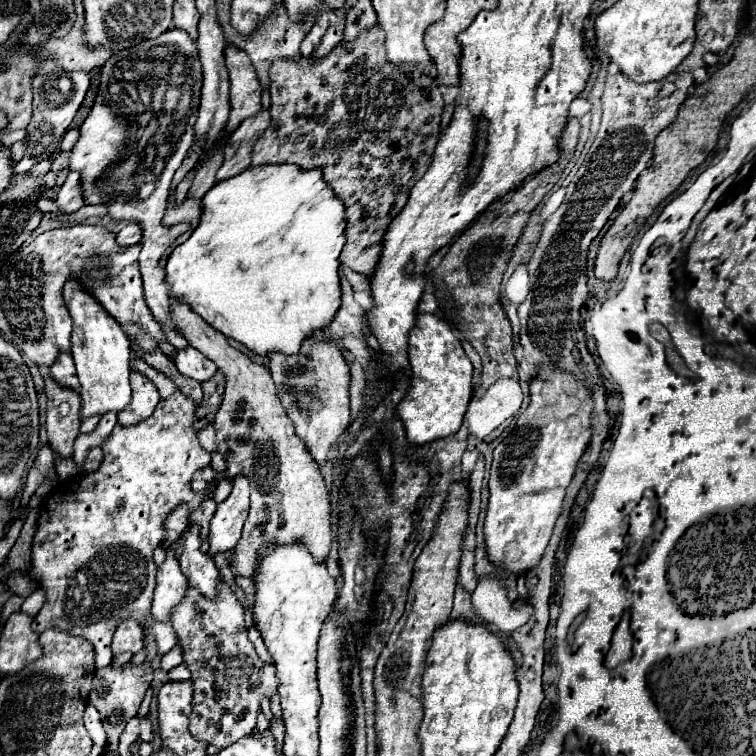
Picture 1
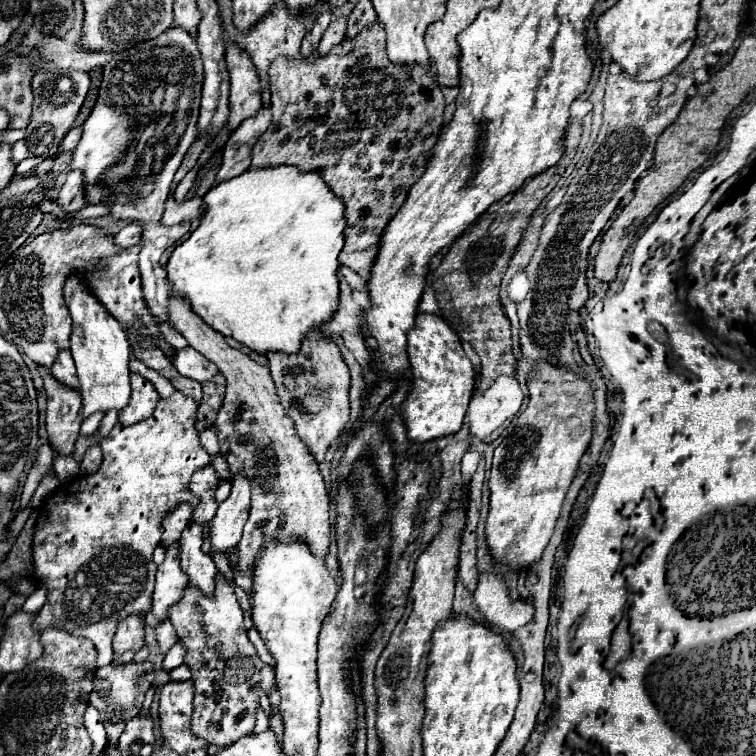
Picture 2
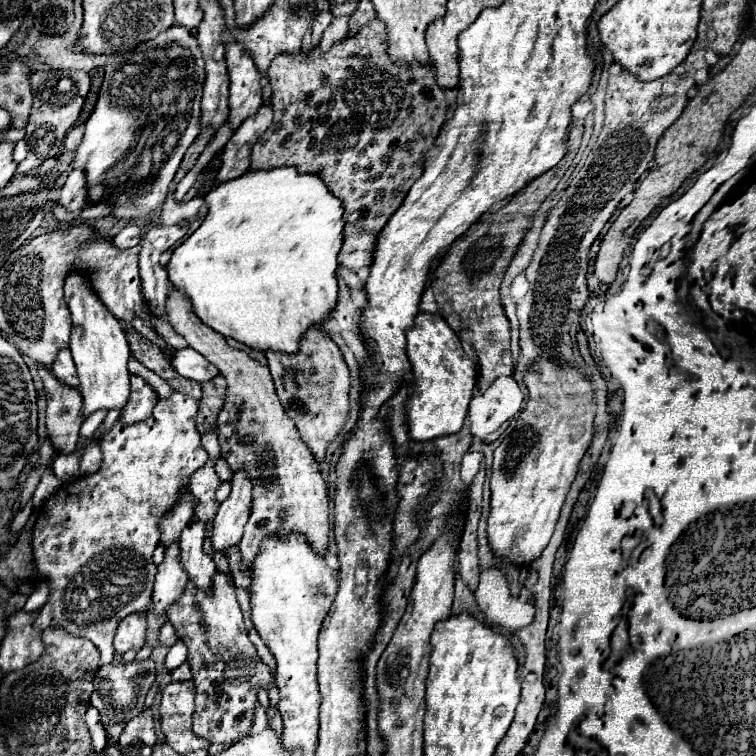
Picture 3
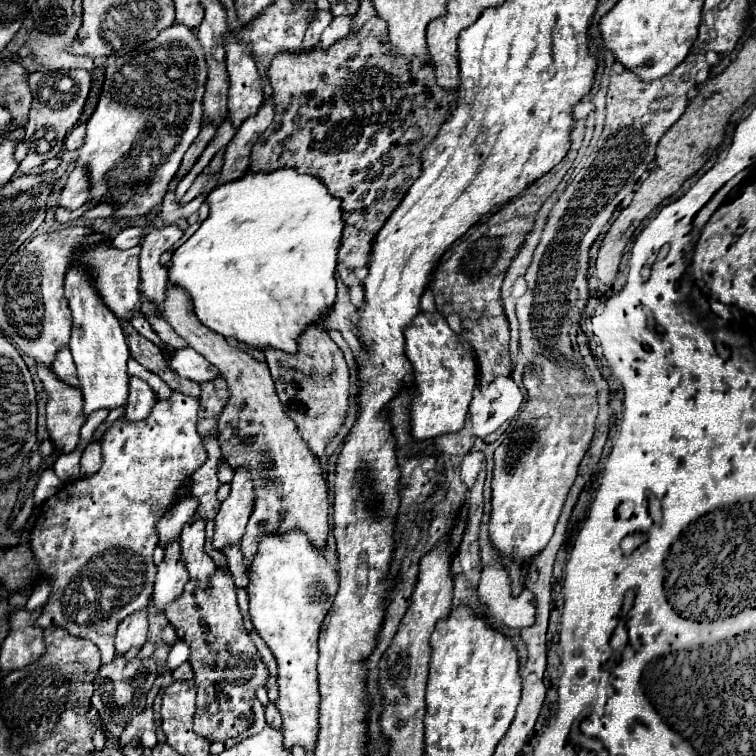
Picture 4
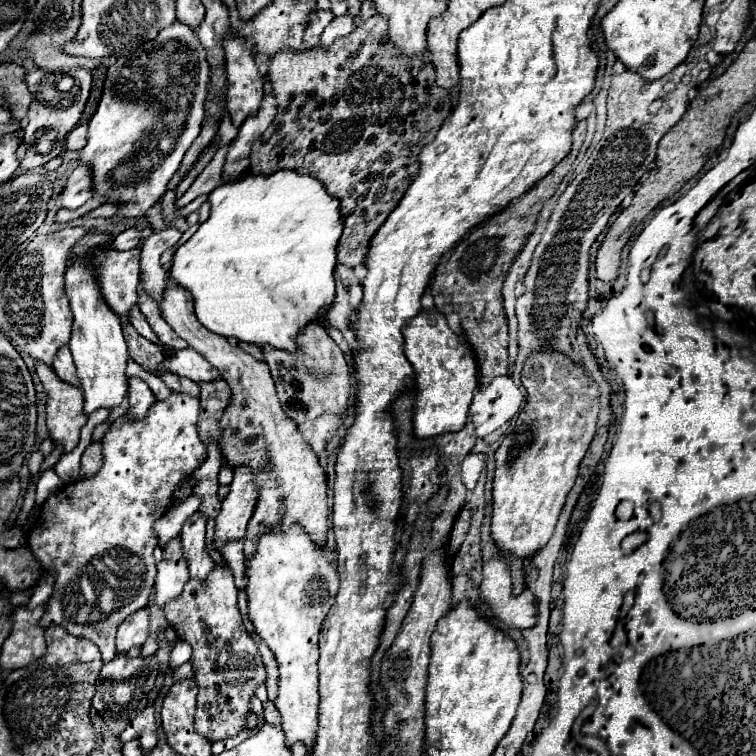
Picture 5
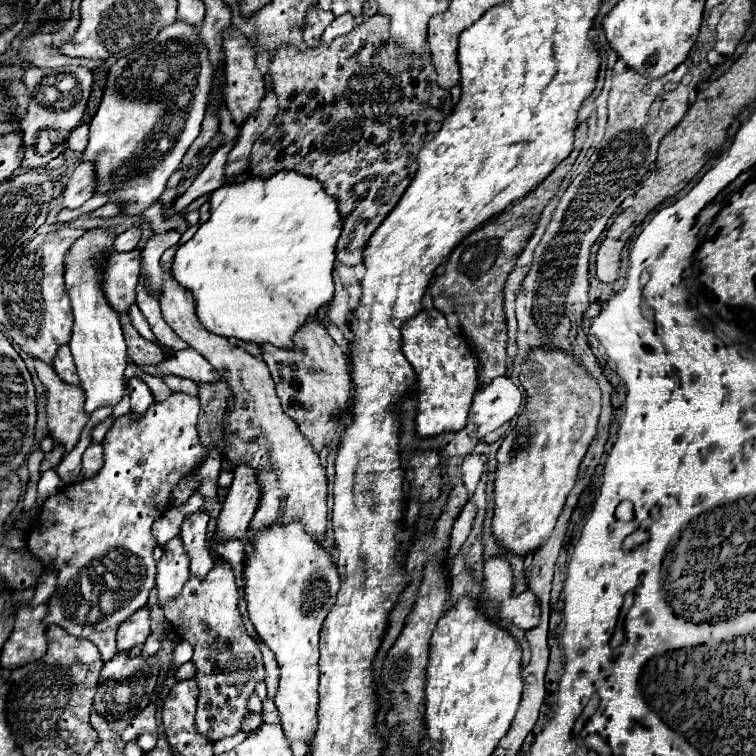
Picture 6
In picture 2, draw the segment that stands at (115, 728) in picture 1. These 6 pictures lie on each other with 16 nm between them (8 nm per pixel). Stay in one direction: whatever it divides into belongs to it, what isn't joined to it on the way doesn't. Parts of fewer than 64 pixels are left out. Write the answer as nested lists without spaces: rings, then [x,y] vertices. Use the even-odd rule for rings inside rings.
[[[142,662],[142,664],[122,664],[122,666],[104,666],[96,670],[94,676],[94,690],[90,694],[90,704],[100,712],[100,720],[104,724],[104,730],[108,734],[108,746],[116,748],[118,746],[118,736],[122,734],[126,722],[134,716],[138,716],[142,700],[146,690],[152,686],[154,680],[154,668],[152,662]]]

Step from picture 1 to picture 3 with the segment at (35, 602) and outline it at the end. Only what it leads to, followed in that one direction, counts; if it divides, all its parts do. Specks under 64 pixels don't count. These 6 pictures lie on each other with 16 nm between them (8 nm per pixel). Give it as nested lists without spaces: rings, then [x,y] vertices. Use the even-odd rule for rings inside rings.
[[[38,584],[36,590],[28,596],[28,600],[24,604],[24,610],[26,612],[38,612],[46,604],[46,598],[48,598],[48,586],[46,584]]]

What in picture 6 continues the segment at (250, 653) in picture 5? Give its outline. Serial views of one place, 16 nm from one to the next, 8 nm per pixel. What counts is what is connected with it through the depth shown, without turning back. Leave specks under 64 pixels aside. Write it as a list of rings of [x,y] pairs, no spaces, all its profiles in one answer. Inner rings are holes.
[[[226,560],[216,562],[204,582],[190,578],[180,596],[164,604],[162,610],[176,634],[194,648],[194,680],[200,688],[196,732],[212,742],[242,732],[242,722],[248,714],[248,698],[254,694],[256,684],[266,678],[266,672],[262,654],[242,624],[242,614],[238,610],[238,586],[234,584],[230,564]]]

